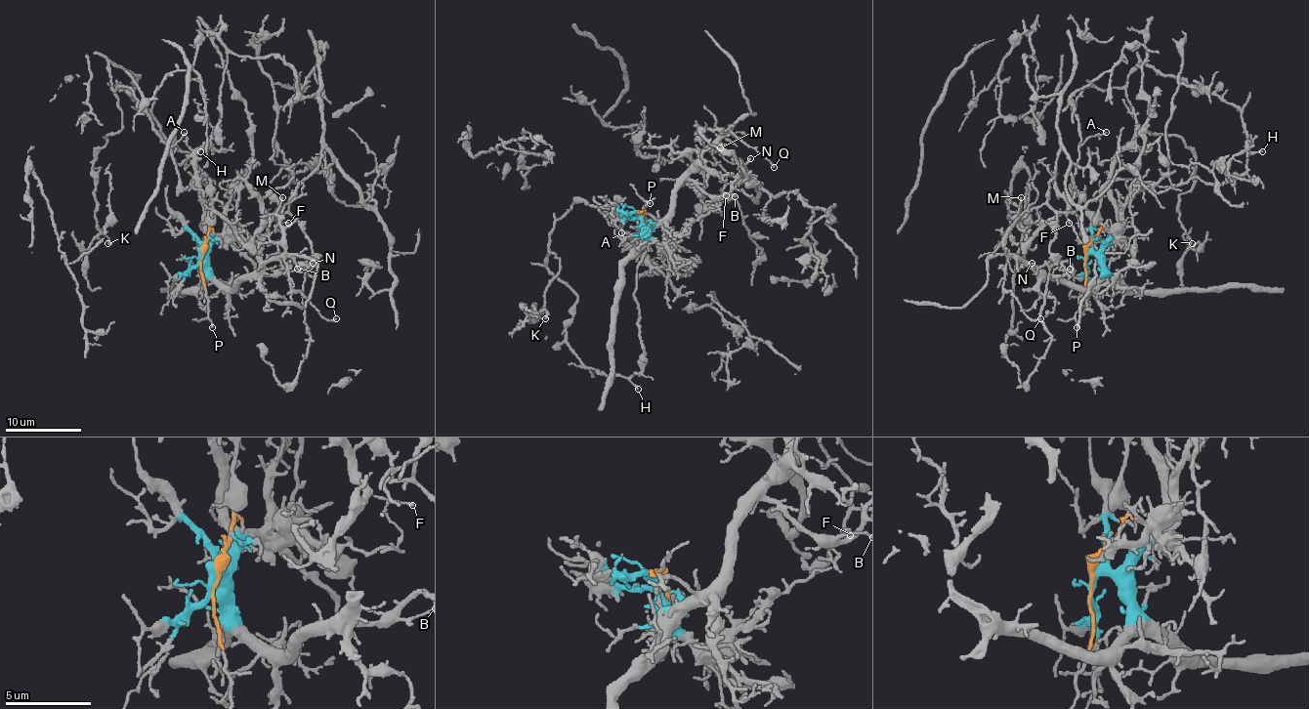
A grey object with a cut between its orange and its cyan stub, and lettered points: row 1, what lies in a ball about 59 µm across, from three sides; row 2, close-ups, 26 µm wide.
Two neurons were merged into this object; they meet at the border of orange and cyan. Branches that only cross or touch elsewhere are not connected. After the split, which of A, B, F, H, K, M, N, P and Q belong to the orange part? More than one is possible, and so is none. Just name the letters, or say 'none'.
A, H, K, P

